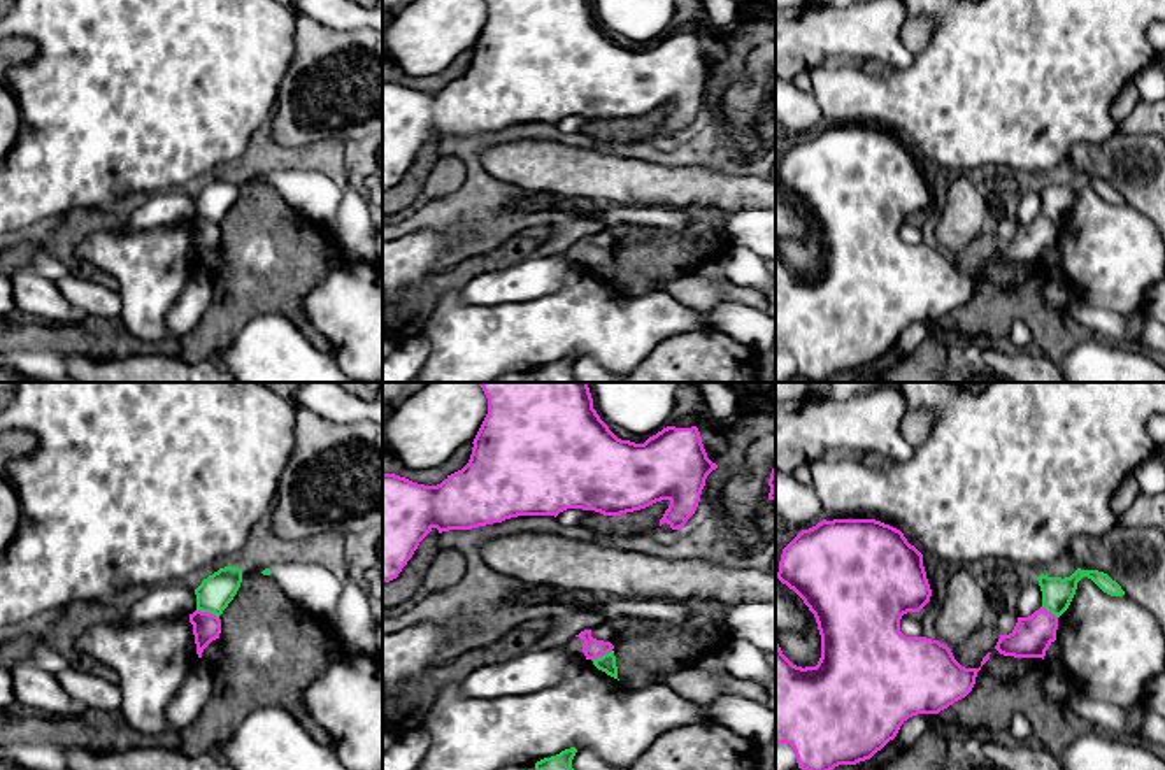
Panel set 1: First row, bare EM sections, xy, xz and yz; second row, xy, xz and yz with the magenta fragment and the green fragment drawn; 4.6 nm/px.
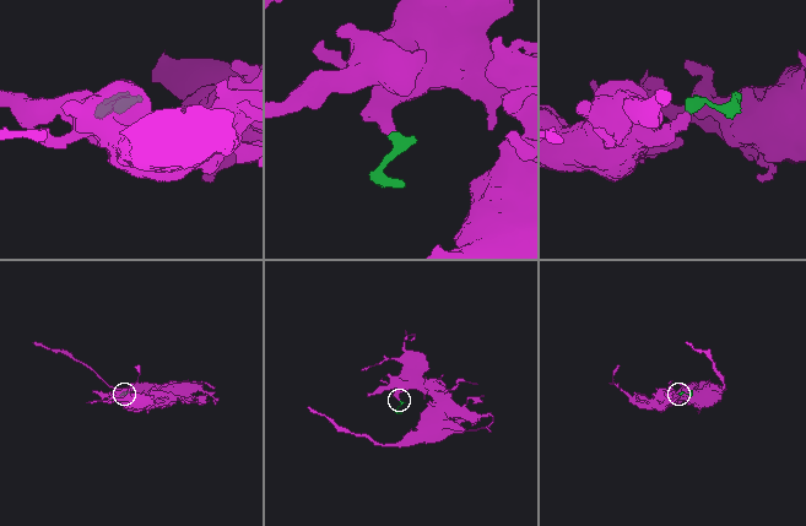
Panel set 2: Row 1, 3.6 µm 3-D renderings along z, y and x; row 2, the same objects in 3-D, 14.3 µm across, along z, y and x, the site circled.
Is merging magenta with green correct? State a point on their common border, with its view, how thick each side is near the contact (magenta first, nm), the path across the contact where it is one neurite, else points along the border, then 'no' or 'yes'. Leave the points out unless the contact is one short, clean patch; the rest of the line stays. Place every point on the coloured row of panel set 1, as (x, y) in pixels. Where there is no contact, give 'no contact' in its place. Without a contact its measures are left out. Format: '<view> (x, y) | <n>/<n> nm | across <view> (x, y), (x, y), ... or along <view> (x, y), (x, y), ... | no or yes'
xy (207, 613) | 130/160 nm | across xy (206, 627), (207, 613), (214, 593) | yes

